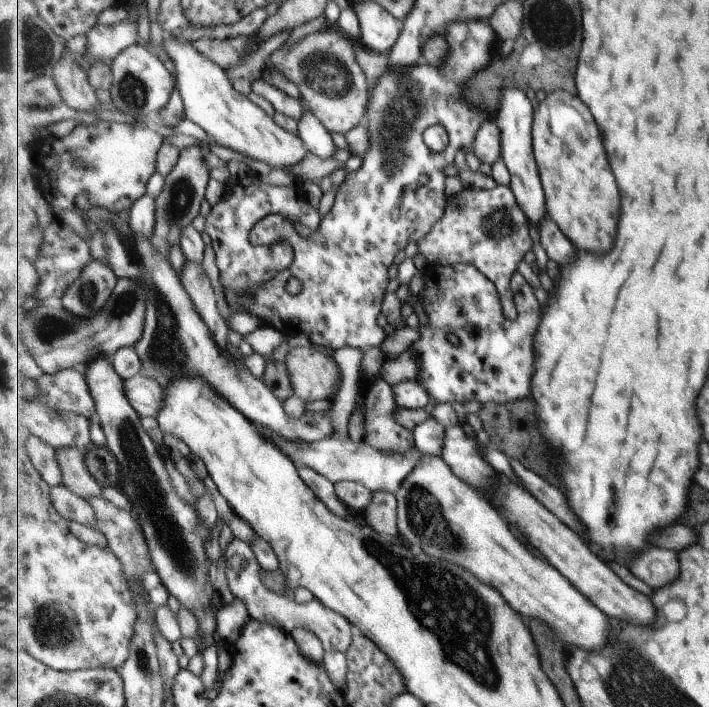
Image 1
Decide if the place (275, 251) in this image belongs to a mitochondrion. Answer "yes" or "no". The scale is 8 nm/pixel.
yes

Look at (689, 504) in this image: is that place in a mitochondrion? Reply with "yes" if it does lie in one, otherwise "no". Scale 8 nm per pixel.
no

